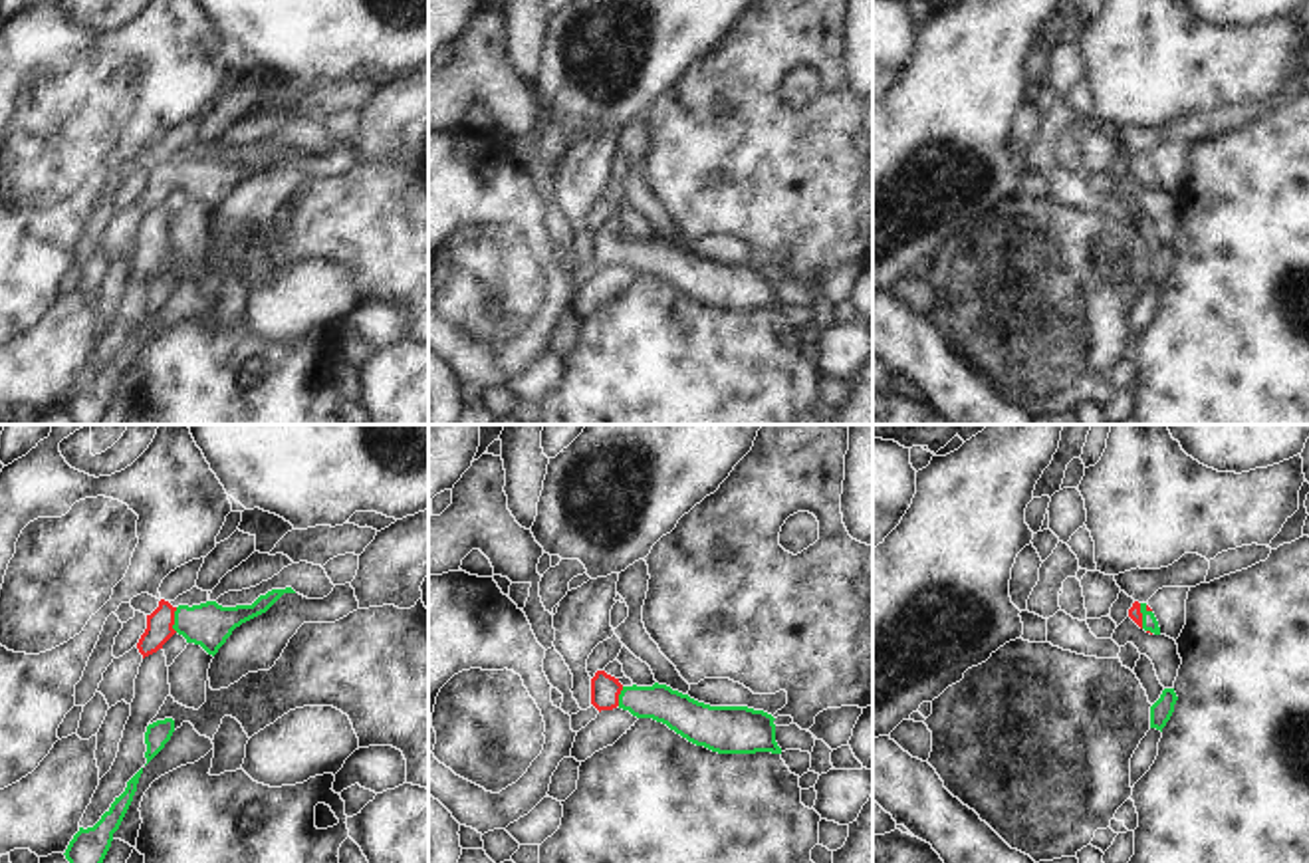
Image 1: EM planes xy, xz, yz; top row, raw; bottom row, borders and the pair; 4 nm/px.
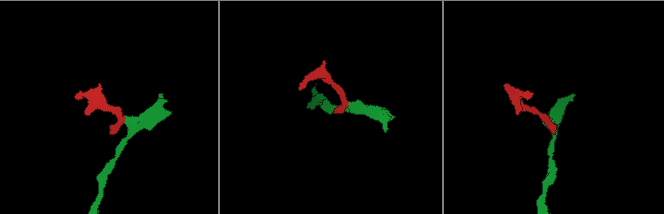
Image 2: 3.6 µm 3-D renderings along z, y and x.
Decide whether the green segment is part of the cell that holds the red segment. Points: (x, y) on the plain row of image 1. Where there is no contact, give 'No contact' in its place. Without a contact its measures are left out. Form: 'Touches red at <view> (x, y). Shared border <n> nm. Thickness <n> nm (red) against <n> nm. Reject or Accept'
Touches red at xy (173, 175). Shared border 100 nm. Thickness 110 nm (red) against 180 nm. Accept.

